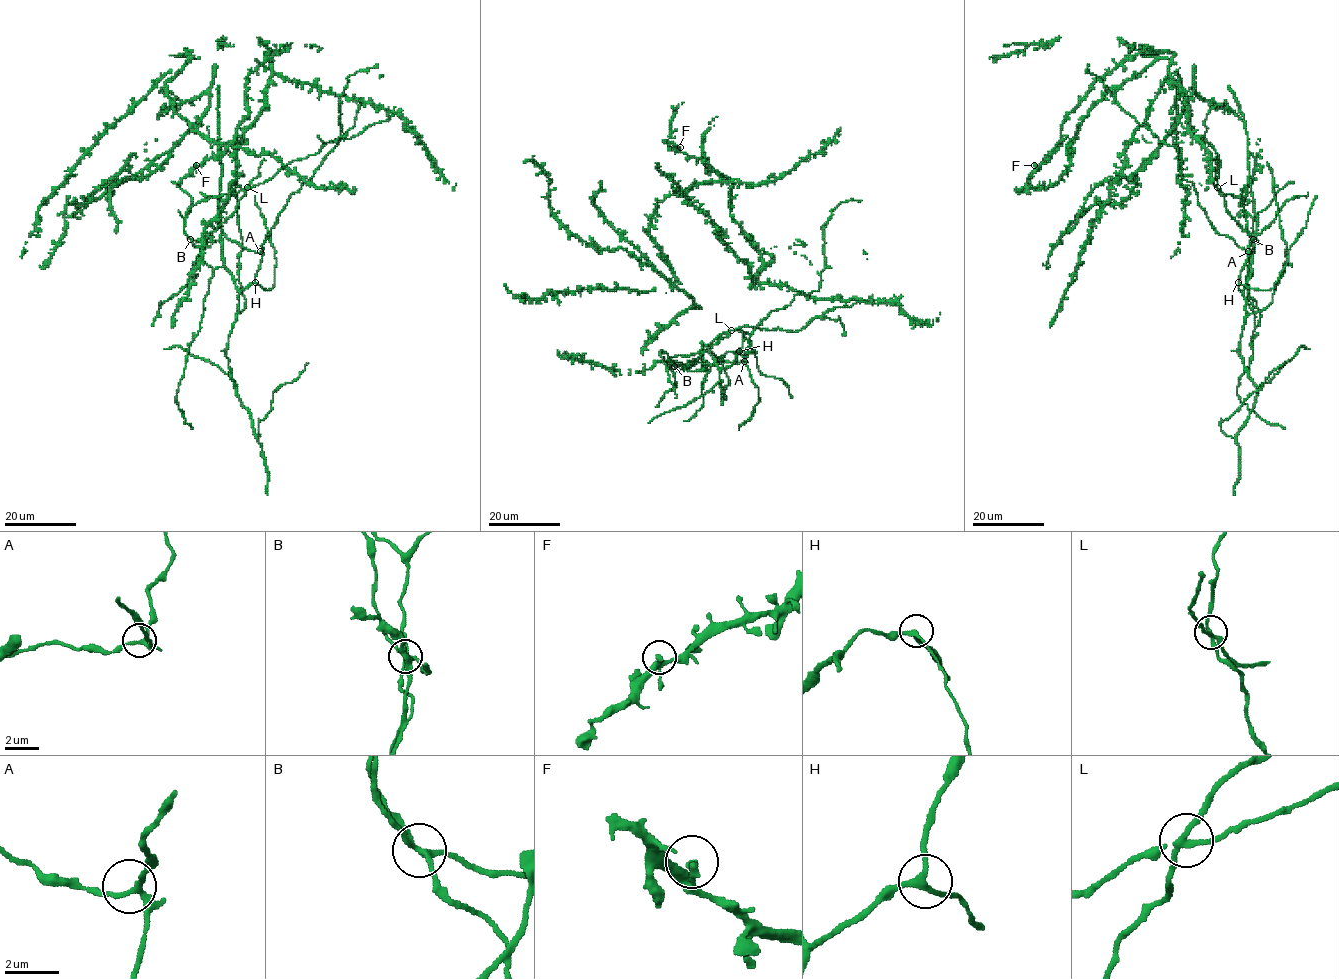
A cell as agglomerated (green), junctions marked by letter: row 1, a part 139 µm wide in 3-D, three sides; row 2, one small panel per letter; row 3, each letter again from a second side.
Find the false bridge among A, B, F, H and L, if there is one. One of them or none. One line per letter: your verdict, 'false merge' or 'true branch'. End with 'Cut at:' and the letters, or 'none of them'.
A: true branch
B: true branch
F: true branch
H: true branch
L: false merge
Cut at: L

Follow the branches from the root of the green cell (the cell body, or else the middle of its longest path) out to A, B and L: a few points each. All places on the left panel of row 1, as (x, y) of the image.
A: (306, 83), (394, 114), (247, 188), (202, 257), (242, 290), (255, 281), (260, 251)
B: (306, 83), (394, 114), (247, 188), (202, 250), (190, 239)
L: (306, 83), (368, 101), (394, 114), (350, 138), (327, 142), (317, 152), (294, 160), (268, 180), (247, 187)

